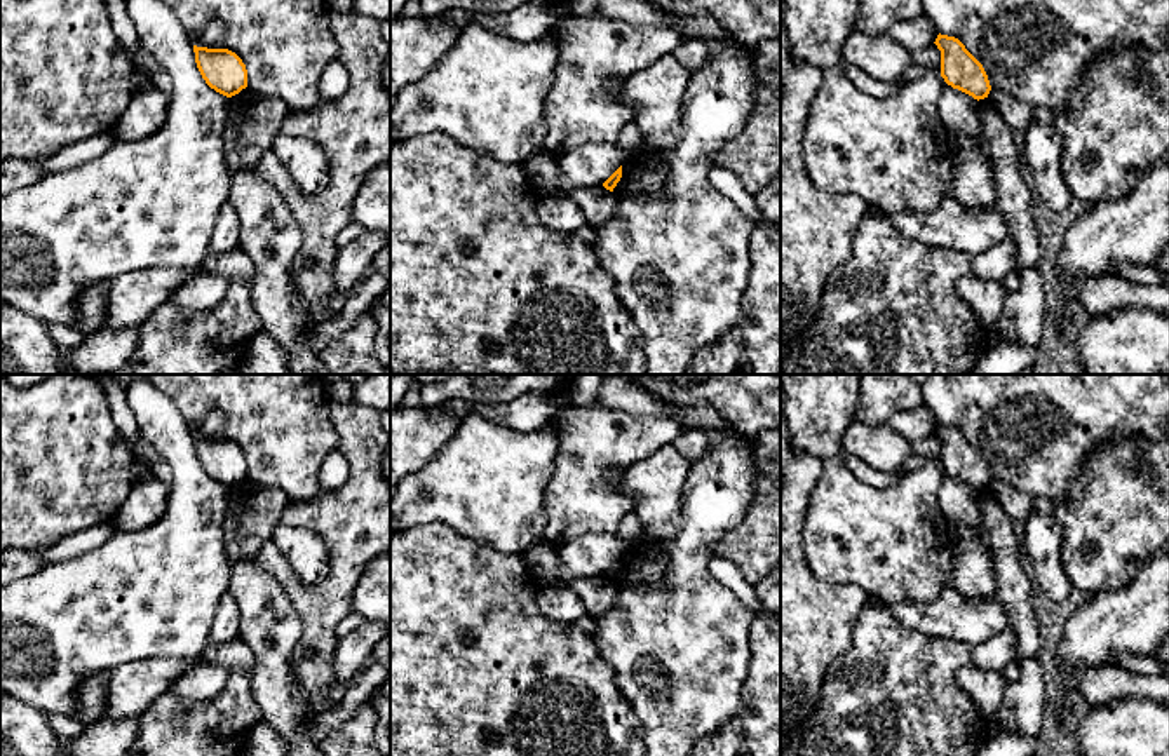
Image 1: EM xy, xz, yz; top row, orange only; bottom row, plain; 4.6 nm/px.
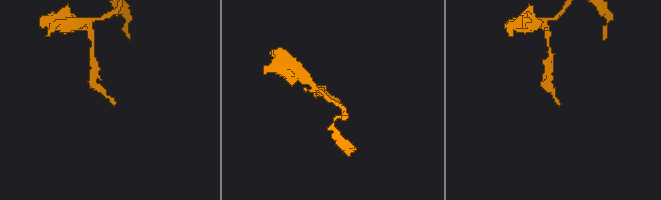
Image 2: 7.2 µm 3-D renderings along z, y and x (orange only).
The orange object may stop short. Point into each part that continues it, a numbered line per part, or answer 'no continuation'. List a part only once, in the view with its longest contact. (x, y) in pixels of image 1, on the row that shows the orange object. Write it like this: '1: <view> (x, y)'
no continuation

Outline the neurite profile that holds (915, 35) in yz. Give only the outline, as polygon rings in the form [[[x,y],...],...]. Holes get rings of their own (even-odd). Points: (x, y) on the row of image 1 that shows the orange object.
[[[920,16],[915,21],[895,23],[889,33],[913,56],[934,44],[939,35],[934,21],[927,16]]]

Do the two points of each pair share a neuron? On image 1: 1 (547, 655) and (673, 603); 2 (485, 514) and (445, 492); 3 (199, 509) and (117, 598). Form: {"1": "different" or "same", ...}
{"1": "different", "2": "same", "3": "same"}

